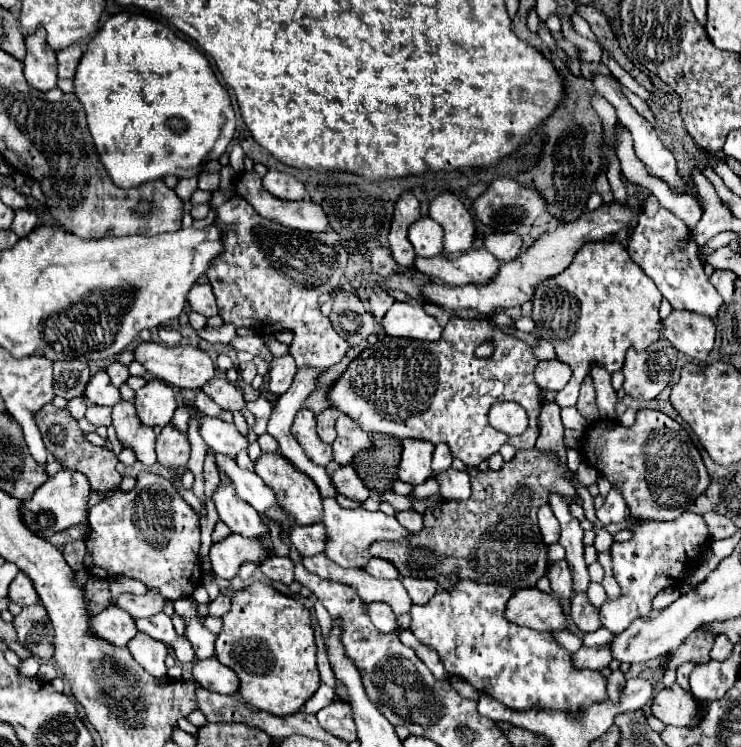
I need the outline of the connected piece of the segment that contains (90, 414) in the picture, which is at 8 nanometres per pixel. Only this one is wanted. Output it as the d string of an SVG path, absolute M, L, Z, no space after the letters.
M91 405L91 407L87 407L85 417L87 417L95 427L101 427L101 425L107 427L107 425L111 425L112 423L111 413L111 407L105 407L105 405Z

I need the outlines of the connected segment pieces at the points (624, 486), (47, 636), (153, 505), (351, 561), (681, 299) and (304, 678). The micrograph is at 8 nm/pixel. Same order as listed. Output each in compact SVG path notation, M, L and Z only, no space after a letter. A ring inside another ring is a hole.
M639 409L631 427L599 419L585 429L583 457L621 491L627 509L637 519L677 519L709 485L707 469L689 433L669 415Z
M41 603L23 607L13 625L19 641L23 641L23 647L31 649L31 653L41 659L53 657L53 625Z
M143 471L129 493L107 493L89 509L89 527L85 567L95 577L133 577L157 589L167 601L189 597L201 585L199 515L161 475Z
M325 497L323 499L323 517L321 523L327 529L327 543L325 543L325 555L335 561L341 567L363 567L369 561L369 545L373 541L397 541L397 539L405 539L411 537L415 533L411 533L409 529L405 529L395 515L385 515L383 511L367 511L367 509L343 509L335 497Z
M653 195L651 201L647 201L647 205L643 207L643 213L639 215L637 227L629 237L627 251L631 259L645 271L645 275L655 281L657 289L673 305L673 309L687 309L707 317L717 315L723 299L705 275L701 261L697 259L697 243L691 237L691 231L687 229L687 225L683 225L679 217L675 217L669 209L661 207Z
M253 583L233 593L231 609L221 619L223 627L215 641L215 655L237 673L241 697L255 709L279 717L297 713L321 685L309 609L299 599L275 591L271 585ZM255 651L277 651L277 671L273 665L269 667L265 661L259 661L261 657L257 657Z

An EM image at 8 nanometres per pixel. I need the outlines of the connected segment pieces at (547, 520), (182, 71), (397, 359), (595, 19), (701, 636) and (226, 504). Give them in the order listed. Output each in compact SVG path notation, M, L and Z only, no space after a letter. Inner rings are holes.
M541 505L537 517L539 517L539 529L541 529L541 535L543 535L543 541L547 545L557 543L557 539L559 539L559 521L555 521L555 515L551 513L551 507Z
M117 13L117 15L109 17L109 21L101 27L101 31L89 41L89 47L87 47L85 55L81 57L81 61L77 65L73 85L75 85L77 99L81 101L81 105L85 109L89 133L95 141L99 157L101 157L109 177L115 181L115 185L119 185L123 189L129 189L129 187L135 187L135 185L141 185L141 183L147 183L147 181L155 181L155 179L165 179L167 175L175 175L179 179L181 177L197 177L207 161L219 159L227 151L227 145L229 145L229 141L233 139L233 133L235 133L235 113L231 109L229 93L217 81L217 77L215 77L213 69L209 67L207 59L193 45L189 45L185 39L177 37L167 25L163 25L157 19L145 17L141 13Z
M451 317L447 327L443 329L443 337L437 343L423 343L417 339L403 337L381 337L377 343L369 345L363 353L359 353L349 367L341 373L341 377L329 387L327 403L329 407L339 409L349 415L365 433L385 433L397 439L425 439L433 445L445 443L449 445L453 457L461 459L469 467L477 467L481 461L489 459L499 451L503 443L513 445L515 449L533 449L535 439L539 435L537 417L543 407L541 389L533 379L533 371L537 367L537 359L531 355L531 347L501 331L489 317ZM483 343L493 343L493 353L489 357L477 357L475 349ZM499 401L523 401L523 409L529 415L529 427L525 433L511 437L489 425L487 413L493 403Z
M577 5L577 13L579 13L583 19L587 19L587 23L591 25L591 31L595 33L597 41L601 43L601 47L607 49L609 55L611 55L639 85L643 85L643 87L649 89L649 91L651 91L651 89L653 89L653 91L657 89L657 87L653 85L653 81L649 79L649 75L645 75L643 71L639 71L639 69L625 57L625 53L621 51L619 41L617 41L613 29L611 29L609 19L607 19L601 11L597 11L597 9L593 9L593 7L581 7L581 5Z
M697 629L687 641L683 641L683 645L677 651L671 653L671 661L667 667L677 669L685 661L697 661L697 665L707 663L711 645L713 645L713 635L703 629Z
M231 481L219 483L219 487L213 491L211 501L215 503L219 519L233 531L243 537L261 537L269 549L273 549L273 543L269 539L269 531L261 521L261 515L251 509L243 499L237 497L235 485Z

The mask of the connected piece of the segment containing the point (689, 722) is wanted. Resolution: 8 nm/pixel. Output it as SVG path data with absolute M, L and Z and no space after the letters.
M677 683L661 689L655 695L651 713L665 725L687 727L687 729L699 727L699 723L703 723L707 715L707 711L699 705L699 701L691 695L691 691L683 689Z

